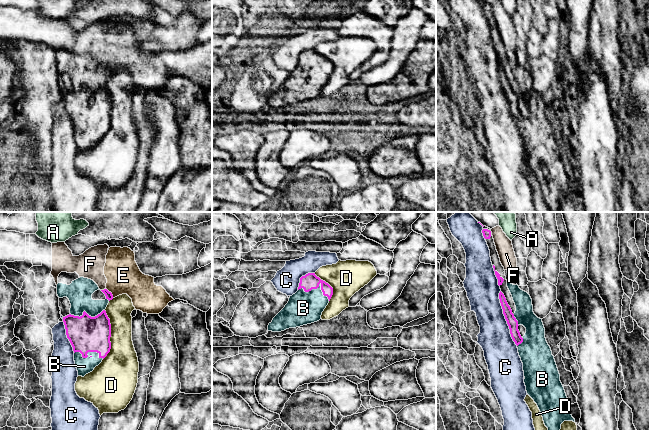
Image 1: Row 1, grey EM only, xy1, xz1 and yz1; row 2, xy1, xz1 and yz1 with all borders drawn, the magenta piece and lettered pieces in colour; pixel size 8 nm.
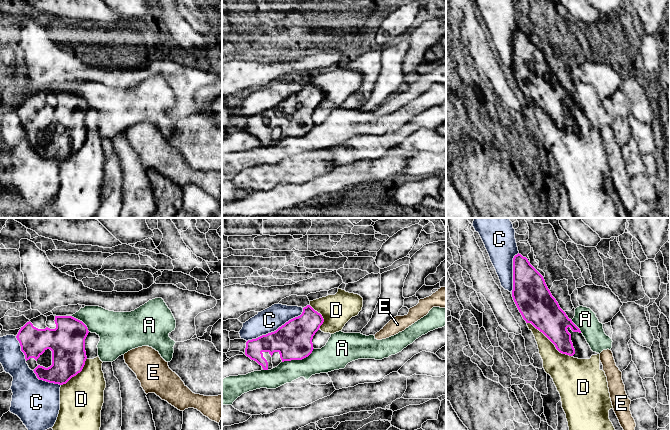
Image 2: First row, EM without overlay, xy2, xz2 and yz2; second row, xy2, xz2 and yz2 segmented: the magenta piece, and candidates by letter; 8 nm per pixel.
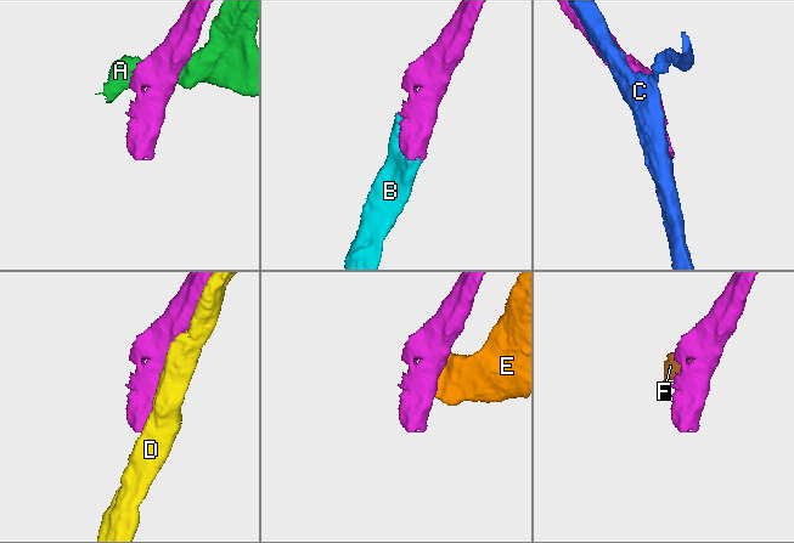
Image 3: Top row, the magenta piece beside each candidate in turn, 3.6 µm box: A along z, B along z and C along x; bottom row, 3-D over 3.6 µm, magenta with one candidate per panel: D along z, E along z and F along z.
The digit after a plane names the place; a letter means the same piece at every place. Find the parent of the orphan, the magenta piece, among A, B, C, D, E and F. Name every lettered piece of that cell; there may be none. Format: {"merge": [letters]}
{"merge": ["B"]}

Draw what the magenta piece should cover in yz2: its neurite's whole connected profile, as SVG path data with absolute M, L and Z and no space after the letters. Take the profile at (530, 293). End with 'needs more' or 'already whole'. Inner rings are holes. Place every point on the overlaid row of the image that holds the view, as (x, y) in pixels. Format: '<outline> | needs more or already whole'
M519 253L513 258L512 297L526 323L531 323L536 329L542 332L560 353L569 356L575 354L571 334L567 328L570 327L573 332L581 333L580 329L560 308L558 302L548 289L543 276L530 264L526 257L523 257Z | already whole

